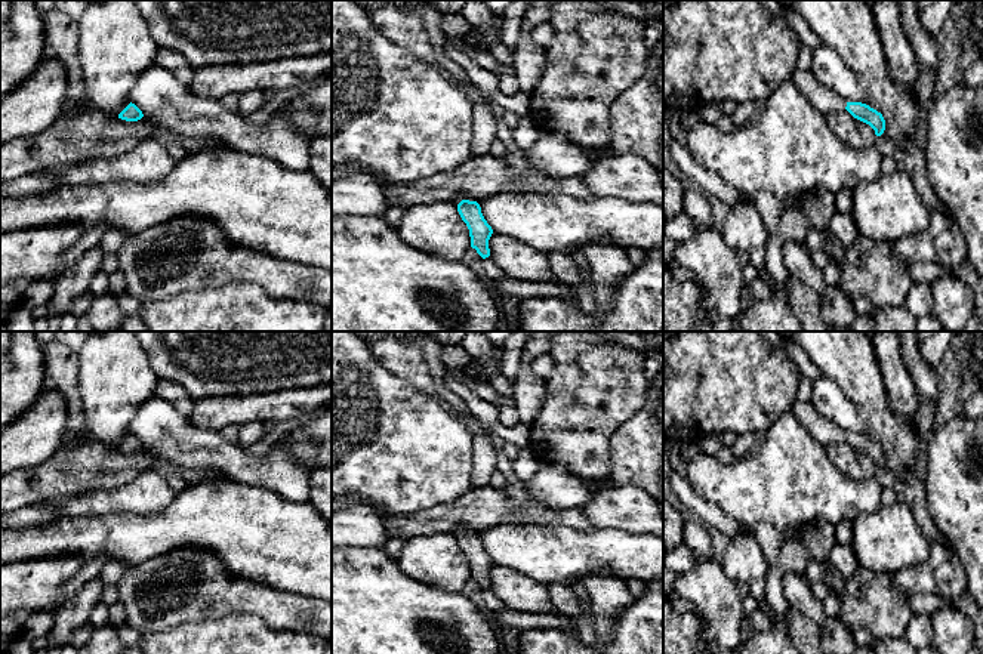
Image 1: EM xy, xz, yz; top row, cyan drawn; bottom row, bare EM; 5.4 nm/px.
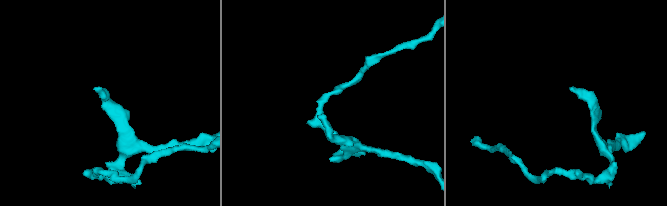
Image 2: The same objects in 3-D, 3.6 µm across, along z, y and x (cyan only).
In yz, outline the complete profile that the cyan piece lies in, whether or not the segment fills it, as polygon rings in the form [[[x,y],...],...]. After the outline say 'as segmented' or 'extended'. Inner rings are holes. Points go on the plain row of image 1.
[[[796,401],[792,407],[792,413],[810,432],[810,435],[829,445],[833,442],[847,441],[854,450],[869,456],[876,468],[881,468],[885,462],[885,451],[881,444],[862,434],[845,434],[839,426],[823,417],[813,405],[813,402]]]; extended

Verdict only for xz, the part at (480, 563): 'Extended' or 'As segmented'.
As segmented

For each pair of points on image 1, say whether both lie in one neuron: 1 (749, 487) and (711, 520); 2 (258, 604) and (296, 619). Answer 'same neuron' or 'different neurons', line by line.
1: different neurons
2: same neuron

